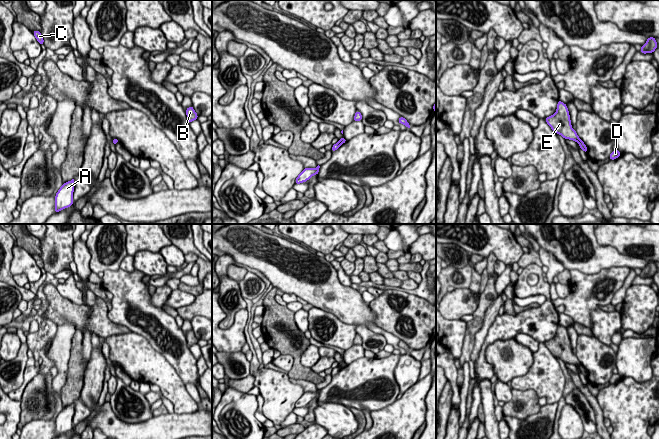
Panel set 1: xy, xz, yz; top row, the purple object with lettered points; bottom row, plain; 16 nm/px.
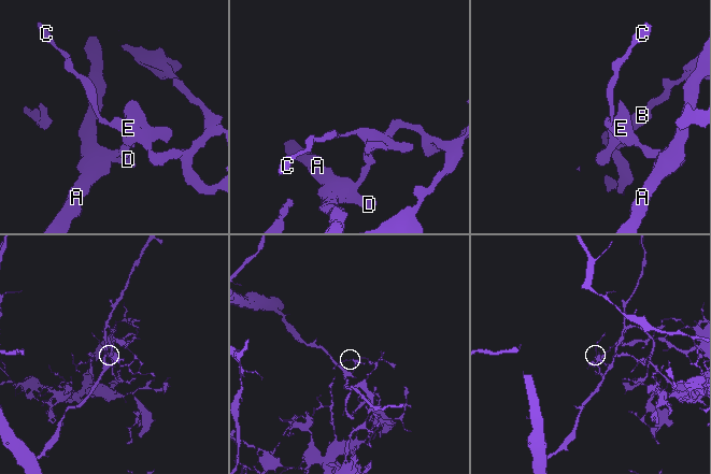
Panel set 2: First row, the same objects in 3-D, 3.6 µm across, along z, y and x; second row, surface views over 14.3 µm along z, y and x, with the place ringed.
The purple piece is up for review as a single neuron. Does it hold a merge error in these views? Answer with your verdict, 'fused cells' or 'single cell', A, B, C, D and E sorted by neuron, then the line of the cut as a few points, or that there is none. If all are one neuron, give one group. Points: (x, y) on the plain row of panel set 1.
fused cells; groups A D / B C E; cut yz (580, 364), (578, 367)

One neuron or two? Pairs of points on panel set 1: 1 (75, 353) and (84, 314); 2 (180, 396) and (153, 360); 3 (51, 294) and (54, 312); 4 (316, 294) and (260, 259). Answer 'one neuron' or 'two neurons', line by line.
1: two neurons
2: one neuron
3: one neuron
4: one neuron

